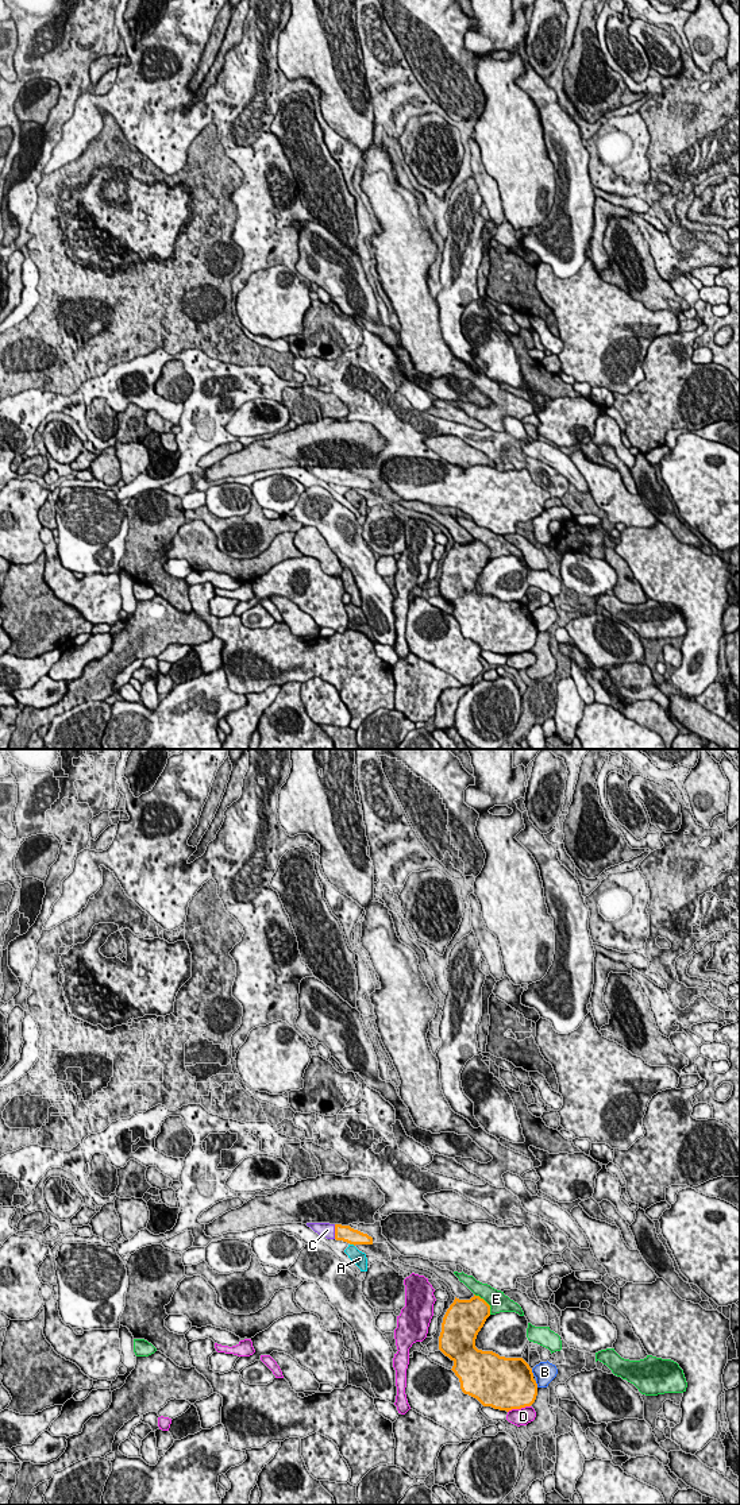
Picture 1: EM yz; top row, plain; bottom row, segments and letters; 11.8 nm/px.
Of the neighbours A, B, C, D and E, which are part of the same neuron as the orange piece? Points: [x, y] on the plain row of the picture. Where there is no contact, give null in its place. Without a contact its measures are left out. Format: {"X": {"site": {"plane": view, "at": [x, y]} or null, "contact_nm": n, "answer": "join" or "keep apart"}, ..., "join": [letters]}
{"A": {"site": {"plane": "yz", "at": [353, 487]}, "contact_nm": 70, "answer": "keep apart"}, "B": {"site": {"plane": "yz", "at": [531, 616]}, "contact_nm": 90, "answer": "keep apart"}, "C": {"site": {"plane": "yz", "at": [335, 475]}, "contact_nm": 180, "answer": "join"}, "D": {"site": {"plane": "yz", "at": [519, 652]}, "contact_nm": 280, "answer": "keep apart"}, "E": {"site": {"plane": "yz", "at": [486, 547]}, "contact_nm": 320, "answer": "keep apart"}, "join": ["C"]}

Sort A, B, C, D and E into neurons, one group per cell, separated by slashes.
A / B / C / D / E

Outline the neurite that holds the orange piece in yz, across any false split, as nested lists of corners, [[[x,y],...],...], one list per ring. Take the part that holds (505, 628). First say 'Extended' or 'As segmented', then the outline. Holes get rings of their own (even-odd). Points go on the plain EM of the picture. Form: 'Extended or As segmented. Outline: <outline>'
As segmented. Outline: [[[479,540],[459,544],[447,553],[439,594],[452,606],[465,638],[477,642],[483,651],[512,655],[531,651],[537,640],[537,628],[529,609],[523,602],[505,602],[475,591],[475,583],[490,549]]]

